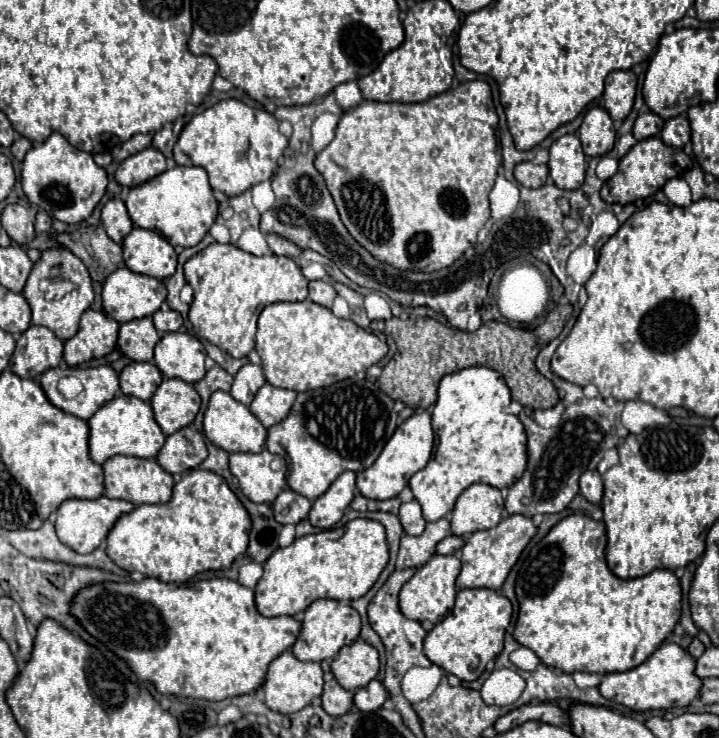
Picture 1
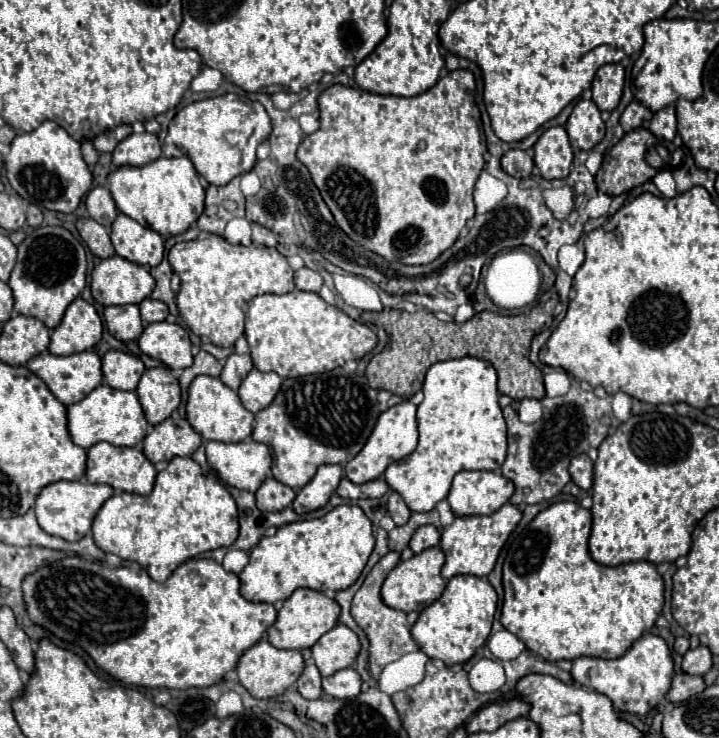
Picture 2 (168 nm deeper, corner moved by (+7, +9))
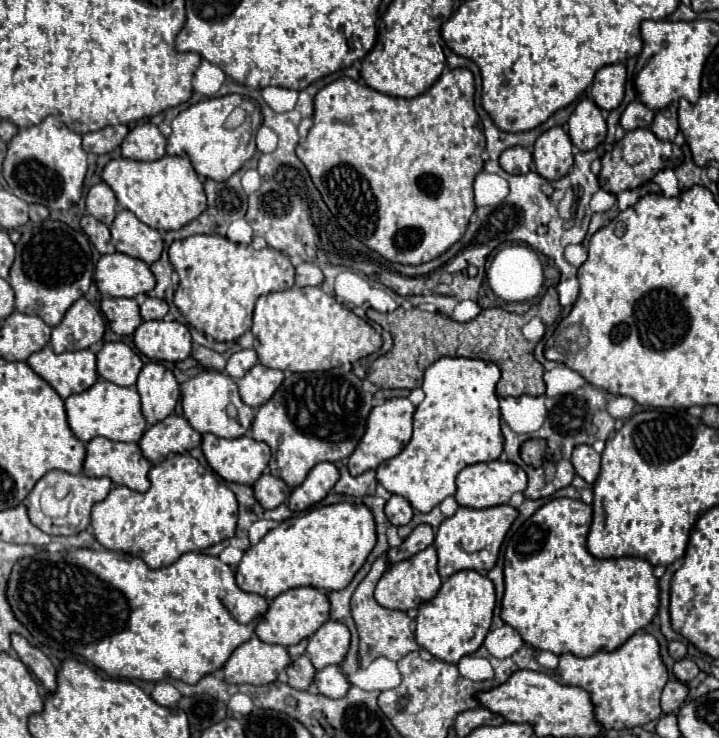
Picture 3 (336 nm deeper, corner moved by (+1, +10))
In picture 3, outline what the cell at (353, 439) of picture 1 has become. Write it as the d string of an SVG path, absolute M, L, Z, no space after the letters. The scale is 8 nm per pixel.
M337 367L321 373L287 373L275 395L257 409L251 435L253 439L263 441L271 447L271 475L283 479L289 487L295 487L299 481L303 481L303 477L307 477L307 469L311 469L311 465L317 465L319 461L337 463L351 457L355 445L359 445L363 437L363 429L367 427L367 413L371 413L371 409L373 393L365 391L363 381L351 371L345 373L341 367Z

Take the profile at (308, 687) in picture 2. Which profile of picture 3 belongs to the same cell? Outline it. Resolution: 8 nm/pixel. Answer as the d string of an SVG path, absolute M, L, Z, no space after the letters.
M301 655L299 659L295 659L289 667L287 667L287 675L289 675L289 685L299 689L299 691L307 691L315 679L317 669L311 665L307 655Z

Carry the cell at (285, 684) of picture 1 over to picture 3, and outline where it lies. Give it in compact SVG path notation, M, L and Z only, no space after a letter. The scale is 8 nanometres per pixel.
M251 637L247 643L237 647L225 663L227 683L251 683L269 685L277 681L277 675L291 665L291 655L283 645L271 645L259 637Z

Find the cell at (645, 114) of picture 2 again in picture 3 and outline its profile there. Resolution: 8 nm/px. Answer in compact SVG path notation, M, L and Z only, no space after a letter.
M633 101L633 103L627 105L627 109L621 115L621 127L625 131L639 129L639 127L649 127L651 121L653 121L653 117L655 117L655 113L651 109L647 109L639 101Z

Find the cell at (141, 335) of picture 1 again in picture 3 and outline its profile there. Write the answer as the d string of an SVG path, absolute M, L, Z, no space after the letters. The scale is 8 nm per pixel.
M105 297L101 301L101 311L117 335L133 335L135 329L143 323L139 317L139 303L135 299Z

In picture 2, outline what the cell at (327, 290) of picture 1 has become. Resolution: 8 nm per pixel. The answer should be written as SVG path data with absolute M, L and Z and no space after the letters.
M303 266L295 272L295 288L297 290L307 290L307 292L319 292L323 286L323 278L319 272Z

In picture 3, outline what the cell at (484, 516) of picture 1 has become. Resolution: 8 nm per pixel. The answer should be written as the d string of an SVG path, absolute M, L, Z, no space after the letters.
M489 461L489 463L475 463L465 467L457 475L457 493L455 499L461 507L471 507L471 509L487 509L495 505L505 505L509 503L511 495L525 491L527 487L527 475L521 467L515 463L503 463L503 461Z

